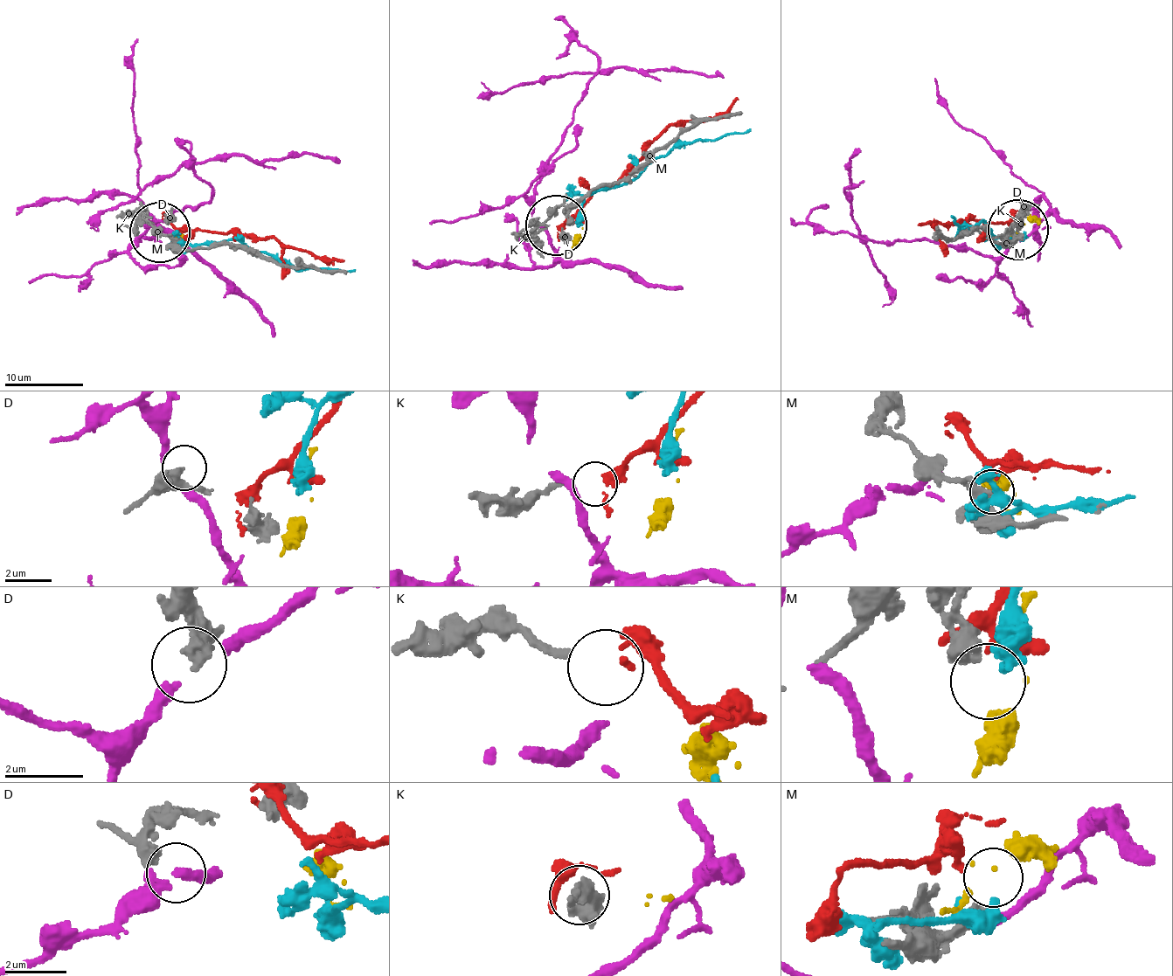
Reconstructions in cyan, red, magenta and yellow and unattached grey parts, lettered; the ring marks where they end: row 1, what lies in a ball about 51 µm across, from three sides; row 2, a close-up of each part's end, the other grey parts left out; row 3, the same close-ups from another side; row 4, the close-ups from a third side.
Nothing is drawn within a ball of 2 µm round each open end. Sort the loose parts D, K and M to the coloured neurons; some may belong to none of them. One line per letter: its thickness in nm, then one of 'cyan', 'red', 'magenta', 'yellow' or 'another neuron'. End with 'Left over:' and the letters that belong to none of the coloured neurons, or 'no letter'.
D: 320 nm | another neuron
K: 180 nm | red
M: 550 nm | yellow
Left over: D

